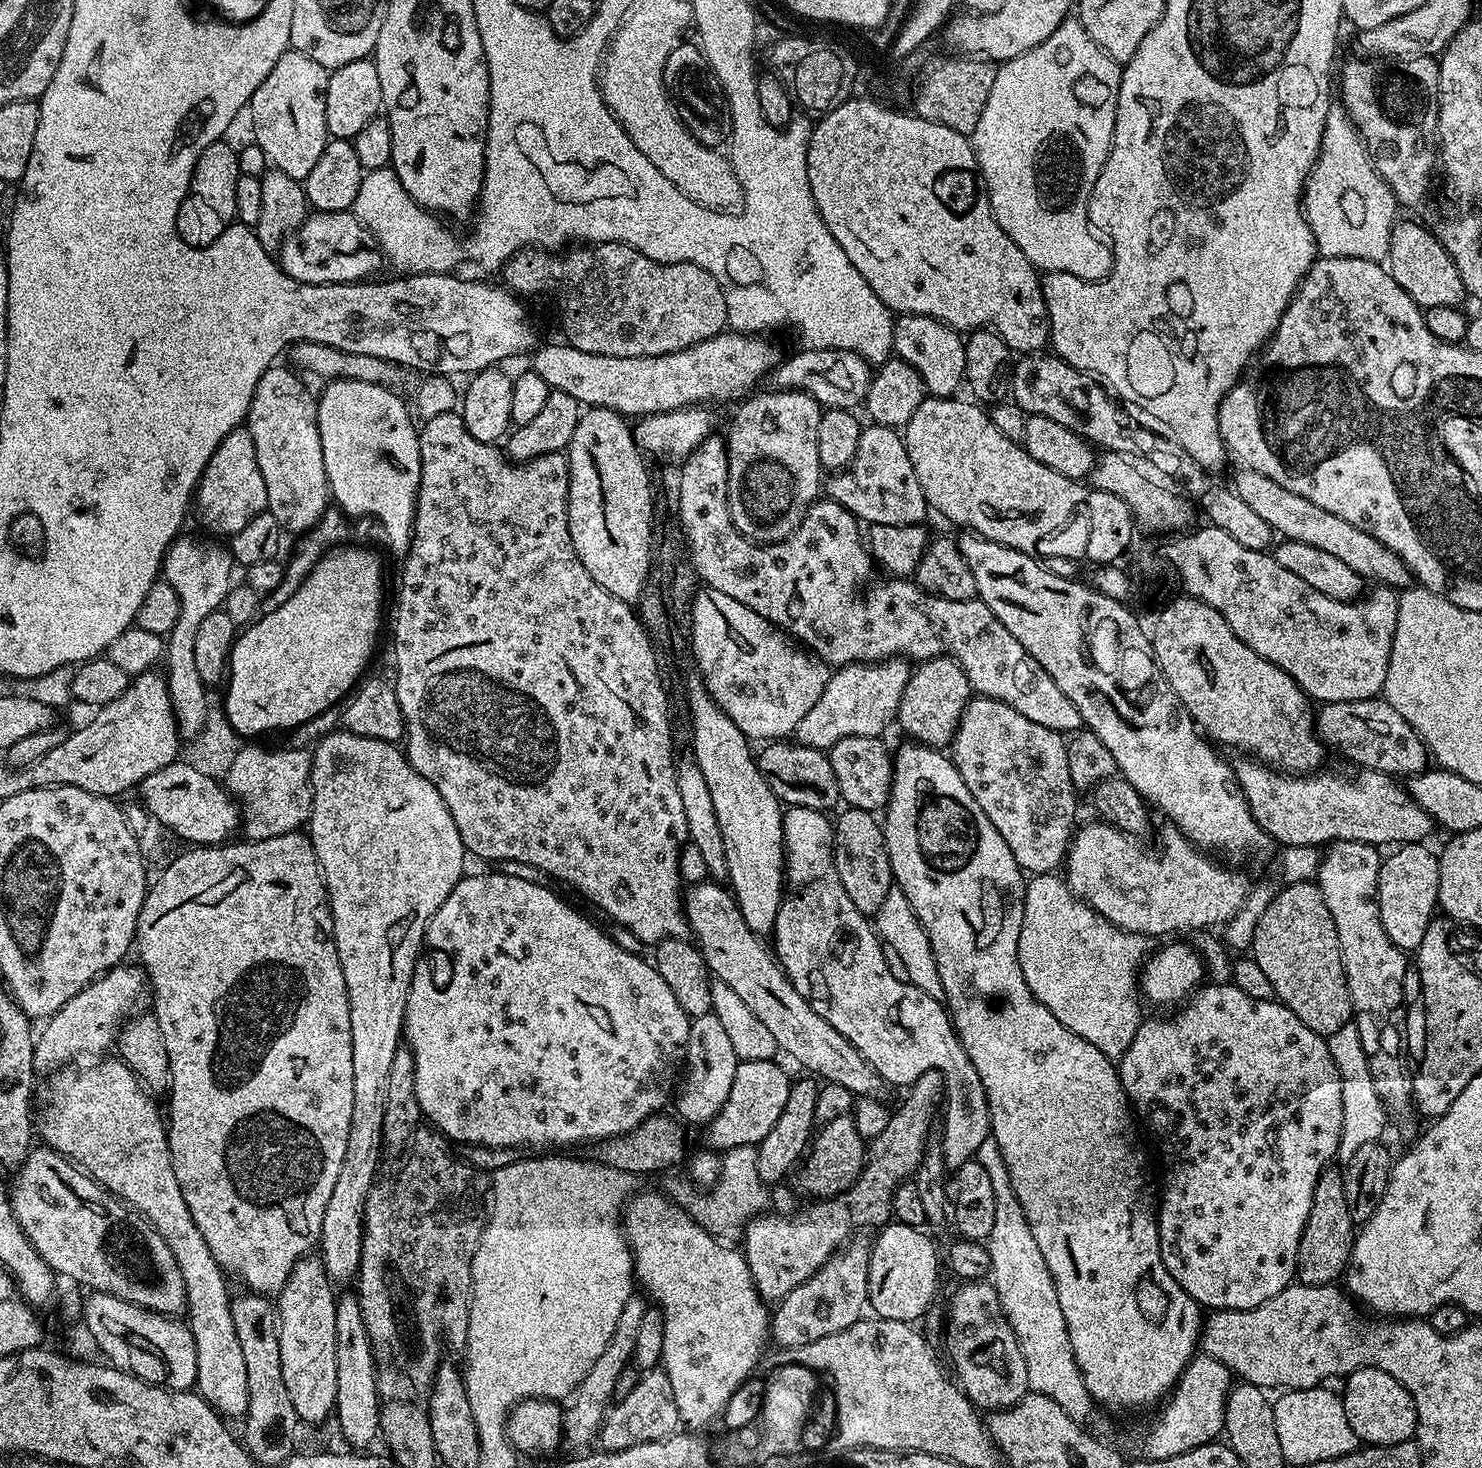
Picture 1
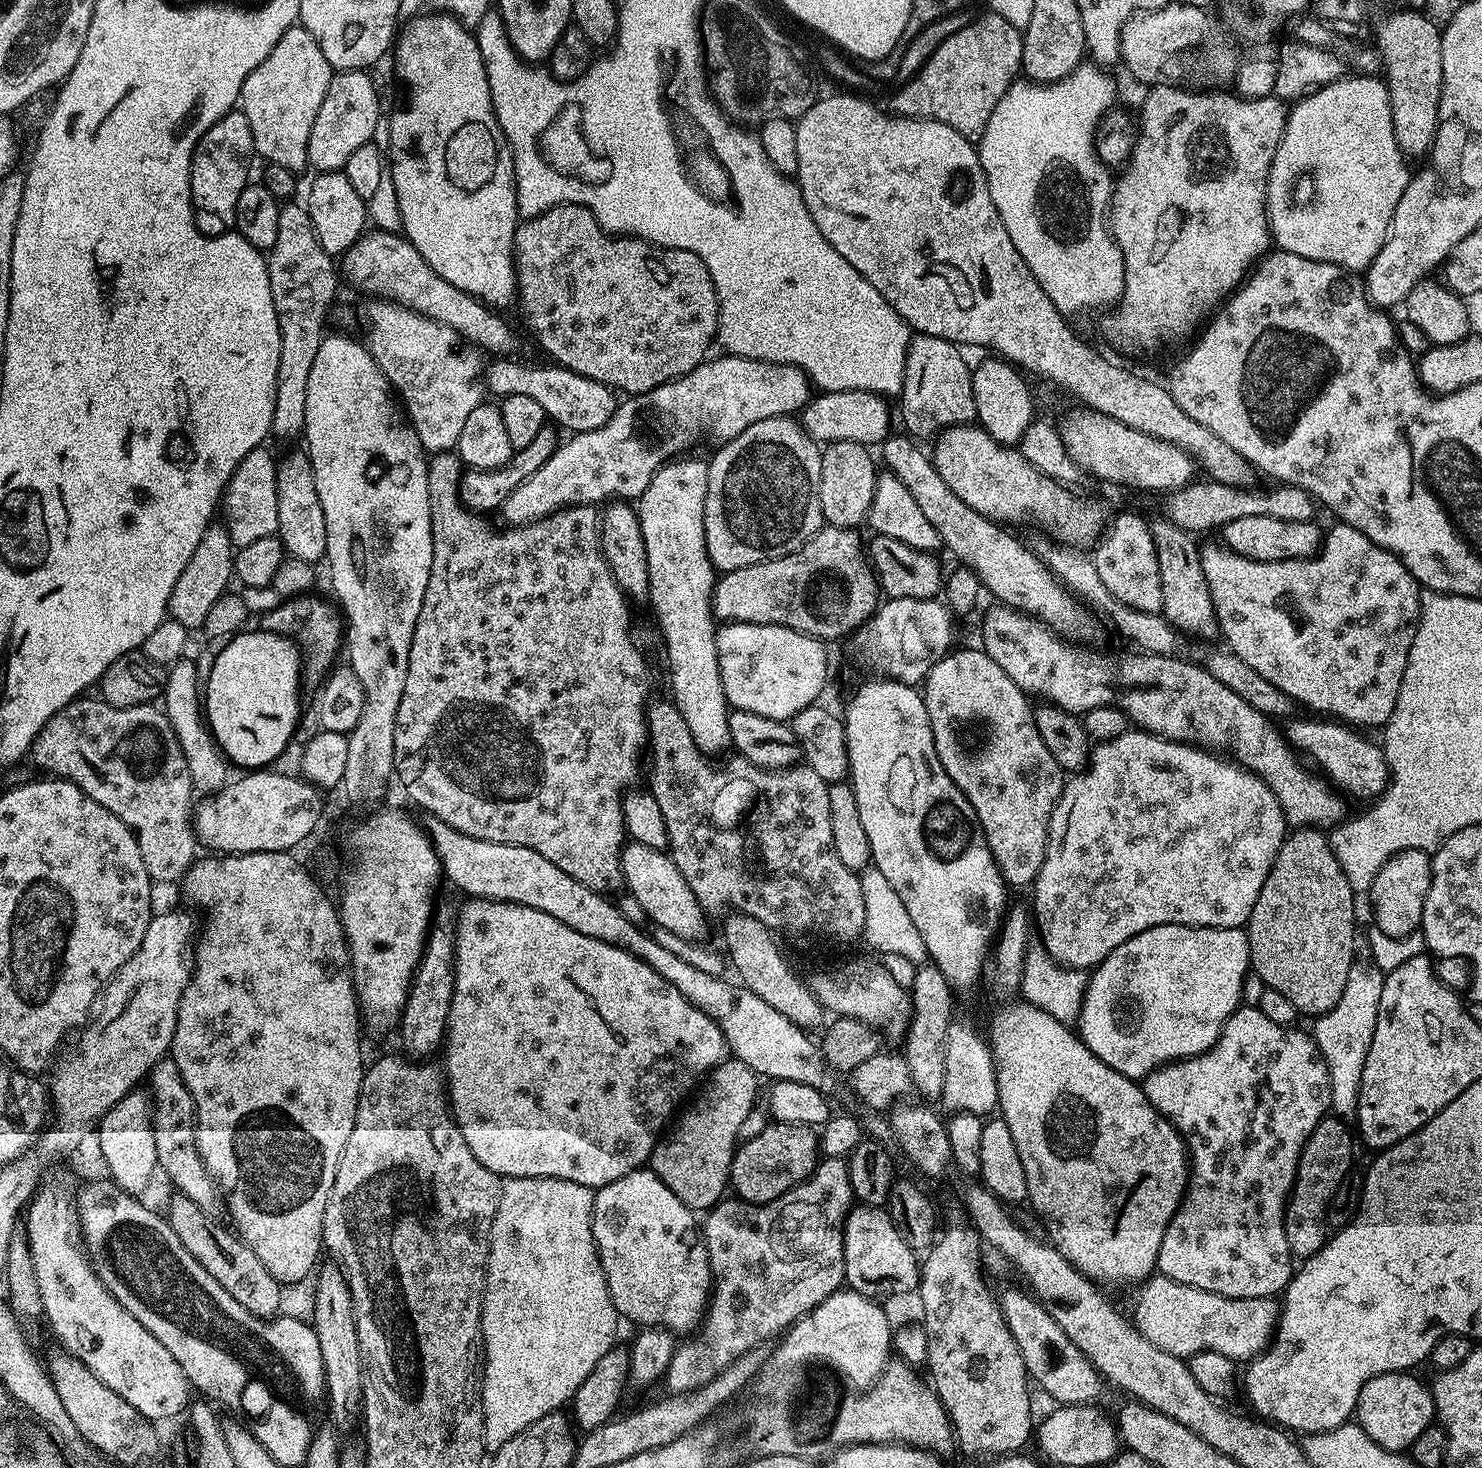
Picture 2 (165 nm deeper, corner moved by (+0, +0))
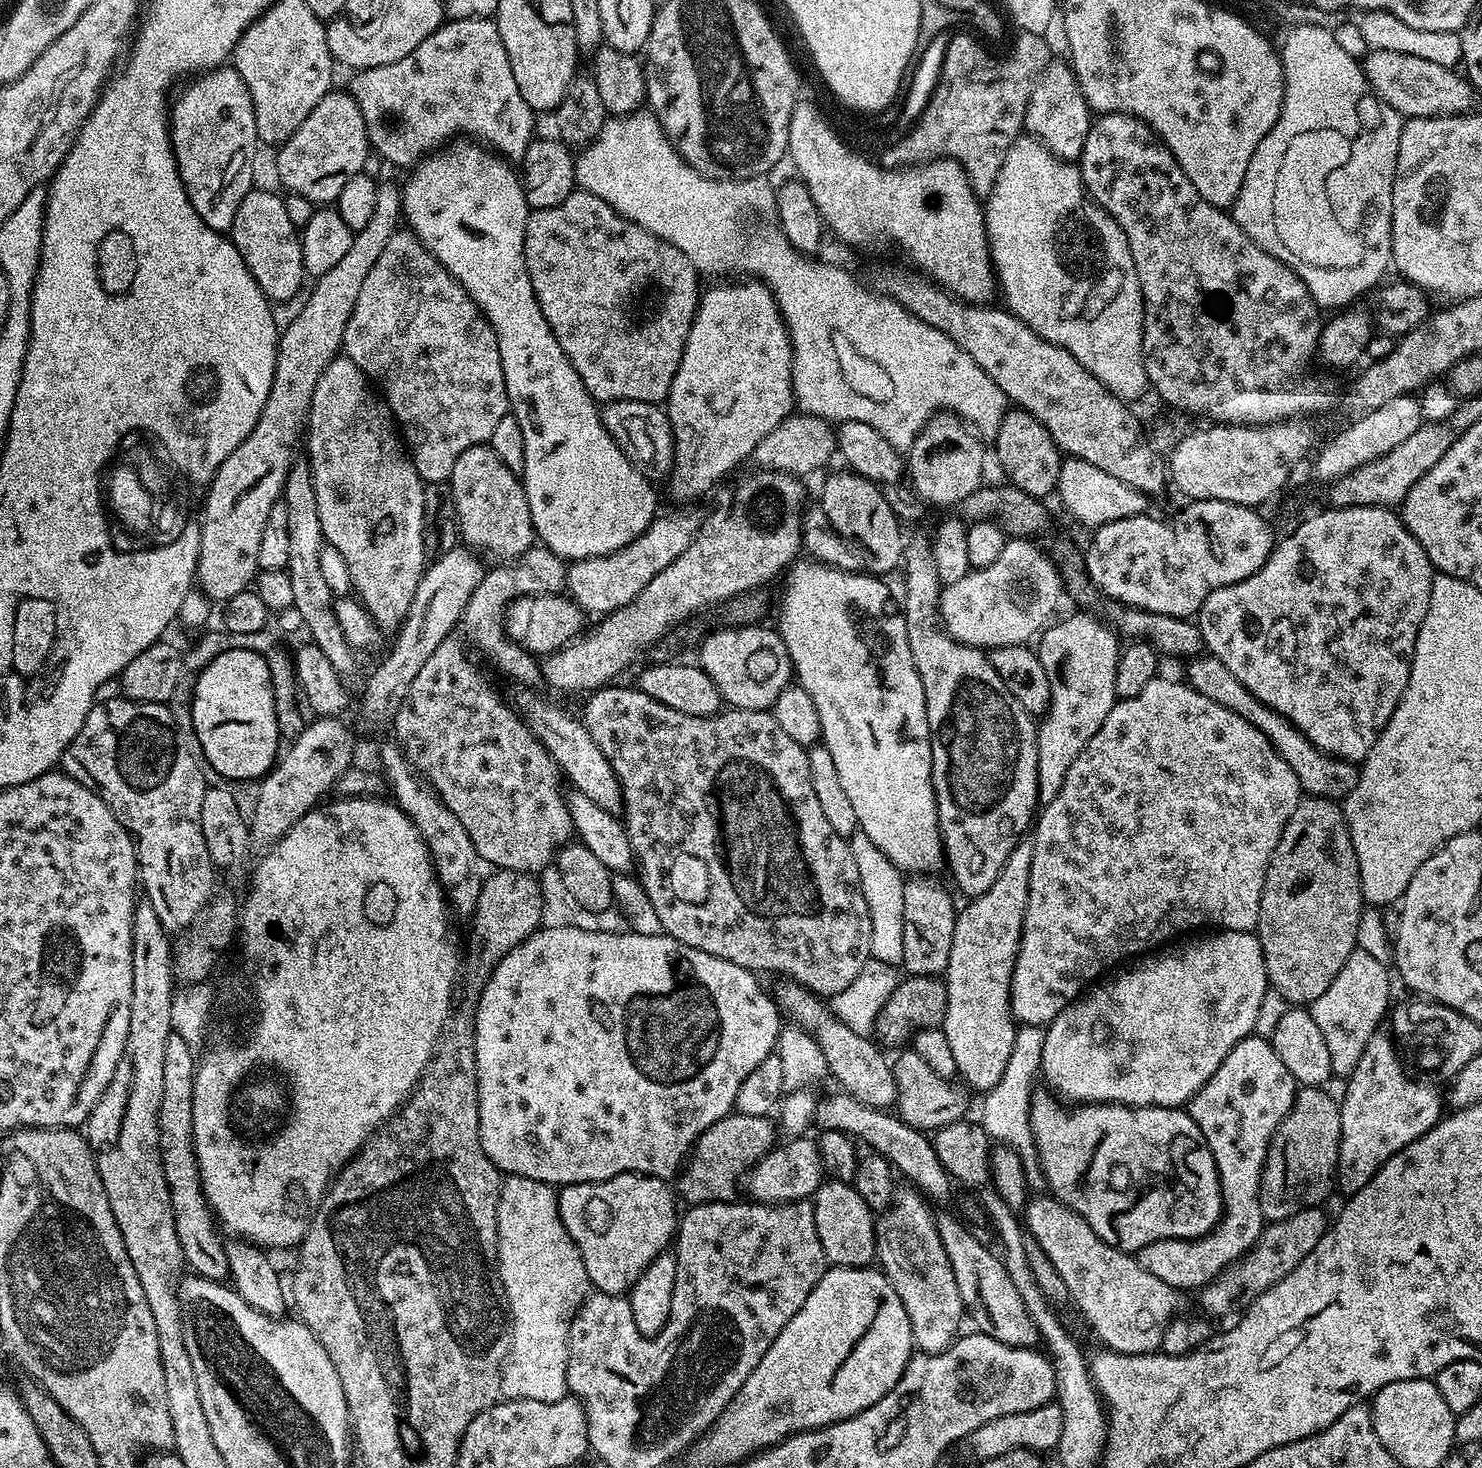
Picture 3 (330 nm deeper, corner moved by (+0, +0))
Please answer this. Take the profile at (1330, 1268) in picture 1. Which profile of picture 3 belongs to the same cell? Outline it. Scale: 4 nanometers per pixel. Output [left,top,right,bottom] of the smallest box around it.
[1260,1086,1342,1221]

